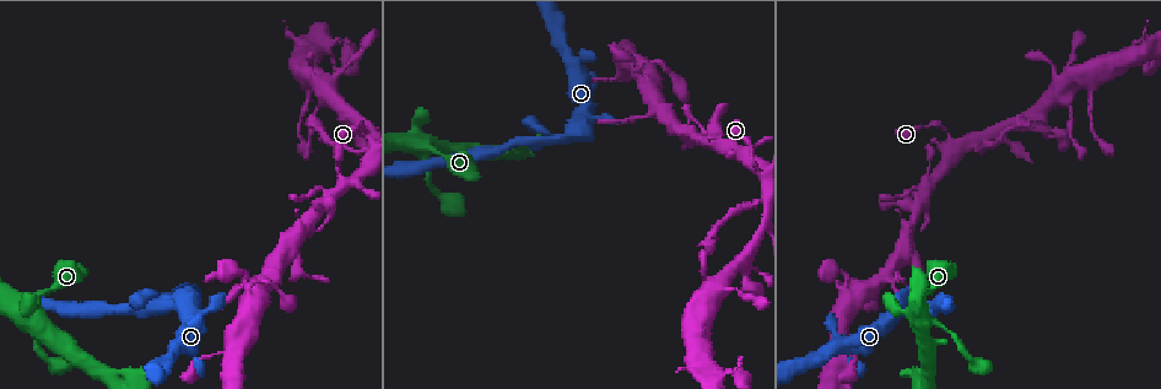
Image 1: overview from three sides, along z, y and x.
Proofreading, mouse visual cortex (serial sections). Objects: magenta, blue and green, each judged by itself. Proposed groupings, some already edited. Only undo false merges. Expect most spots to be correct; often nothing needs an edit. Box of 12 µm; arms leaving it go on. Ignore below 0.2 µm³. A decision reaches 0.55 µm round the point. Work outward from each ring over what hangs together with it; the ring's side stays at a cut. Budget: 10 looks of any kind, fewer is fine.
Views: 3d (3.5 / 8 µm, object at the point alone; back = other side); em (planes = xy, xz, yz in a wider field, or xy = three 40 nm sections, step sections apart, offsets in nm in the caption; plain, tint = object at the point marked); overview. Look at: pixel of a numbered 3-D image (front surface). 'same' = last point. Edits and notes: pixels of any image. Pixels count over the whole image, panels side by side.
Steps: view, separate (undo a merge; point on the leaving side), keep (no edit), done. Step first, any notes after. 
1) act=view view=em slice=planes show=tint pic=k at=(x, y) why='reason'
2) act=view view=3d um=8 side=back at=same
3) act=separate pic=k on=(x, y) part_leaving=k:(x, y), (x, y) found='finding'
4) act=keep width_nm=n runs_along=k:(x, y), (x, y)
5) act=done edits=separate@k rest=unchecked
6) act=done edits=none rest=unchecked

act=view view=3d um=3.5 pic=1 at=(423, 145) why='sharp bend'

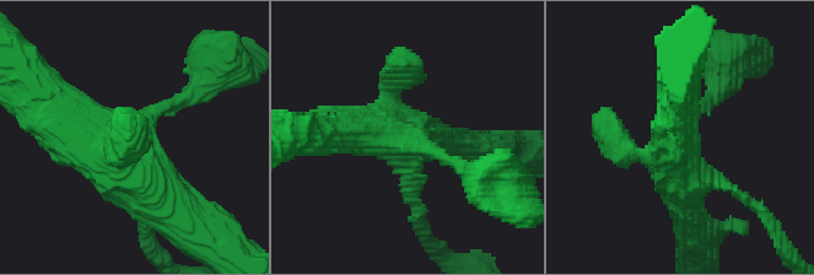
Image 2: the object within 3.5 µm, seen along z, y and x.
act=view view=em slice=xy step=1 show=tint pic=2 at=(403, 134) why='now the EM'

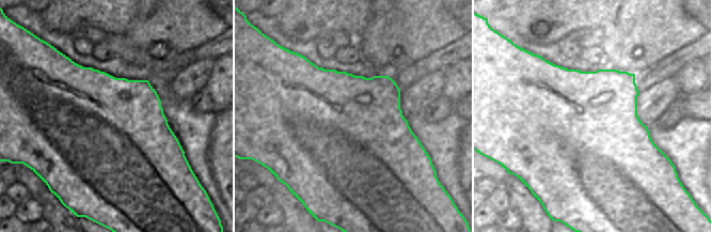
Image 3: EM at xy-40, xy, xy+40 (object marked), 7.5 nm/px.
act=keep runs_along=2:(705, 102), (680, 135), (690, 219) found='all the same cell'

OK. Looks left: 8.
act=view view=3d um=3.5 pic=1 at=(178, 299) why='abrupt turn'

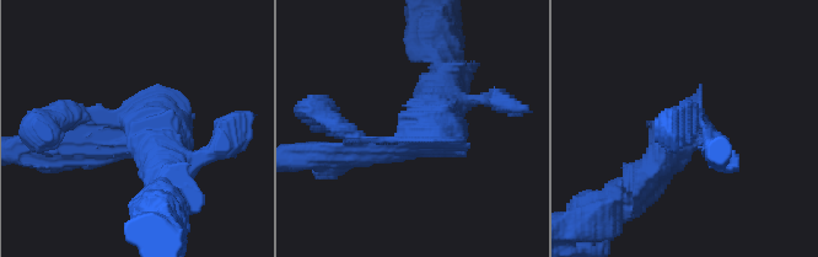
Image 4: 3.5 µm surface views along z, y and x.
act=separate pic=4 on=(53, 167) part_leaving=4:(388, 150), (361, 156), (308, 156) found='a second cell is stuck on'

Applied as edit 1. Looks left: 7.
act=view view=3d um=8 pic=1 at=(357, 118) why='three arms meet'

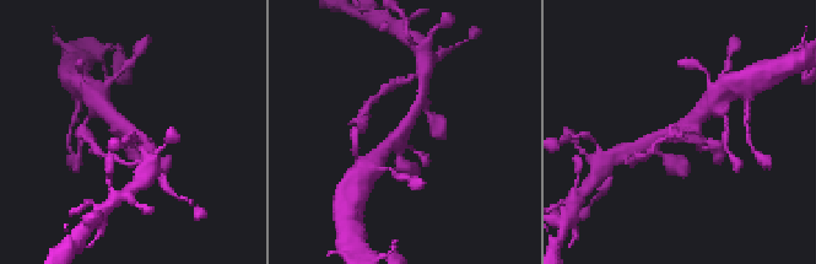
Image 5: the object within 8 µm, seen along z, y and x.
act=view view=3d um=3.5 pic=5 at=(403, 130)

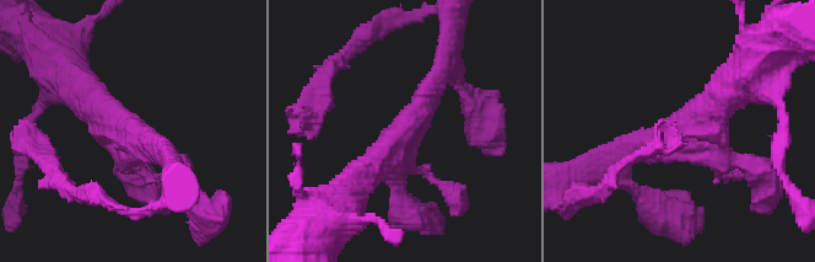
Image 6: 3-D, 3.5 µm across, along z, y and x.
act=view view=em slice=planes show=tint pic=6 at=(128, 129) why='now the EM'

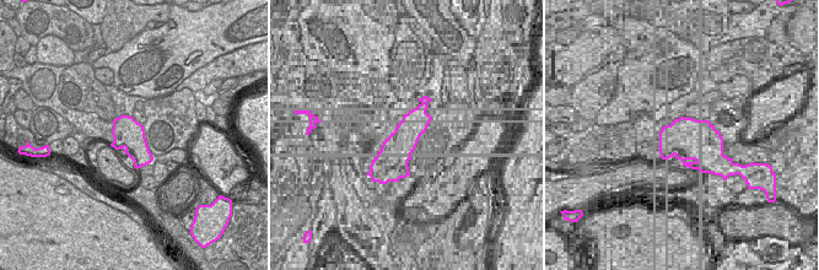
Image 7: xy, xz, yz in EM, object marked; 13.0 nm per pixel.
act=keep runs_along=6:(444, 69), (388, 154), (350, 186) found='one cell here'

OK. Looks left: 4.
act=view view=3d um=3.5 pic=1 at=(319, 50) why='abrupt turn'

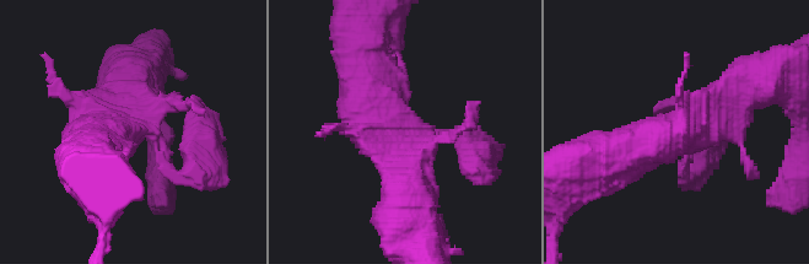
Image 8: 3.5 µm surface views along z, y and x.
act=view view=em slice=planes show=tint pic=8 at=(402, 138) why='need the tissue'

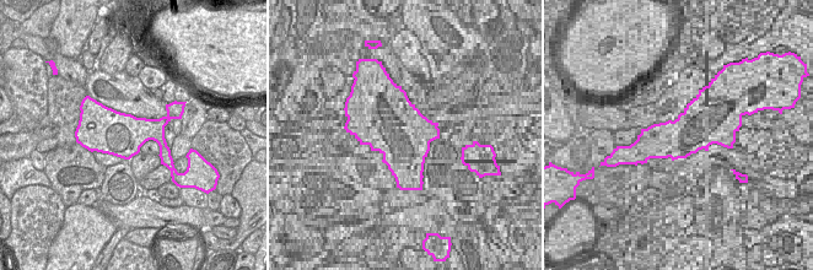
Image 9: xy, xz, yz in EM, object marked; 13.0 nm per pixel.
act=keep runs_along=8:(370, 74), (370, 108), (400, 134), (457, 136) found='all the same cell'

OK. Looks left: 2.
act=done edits=separate@4 rest=unchecked

